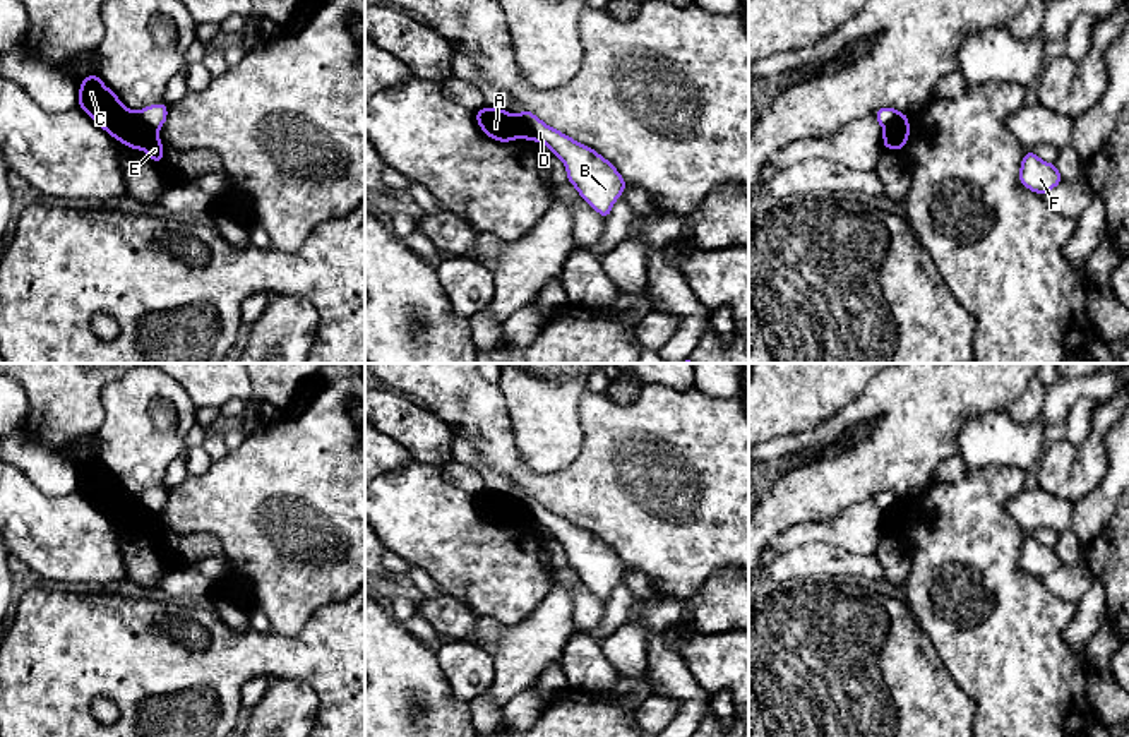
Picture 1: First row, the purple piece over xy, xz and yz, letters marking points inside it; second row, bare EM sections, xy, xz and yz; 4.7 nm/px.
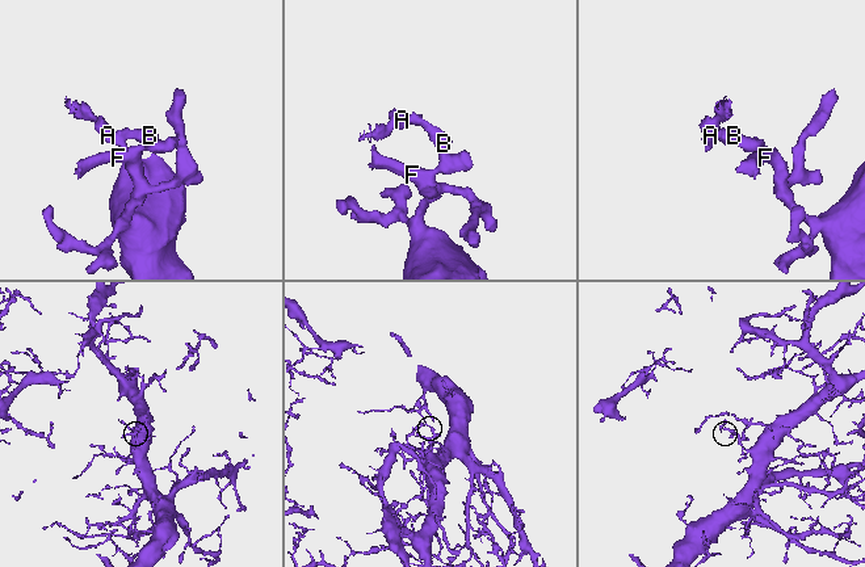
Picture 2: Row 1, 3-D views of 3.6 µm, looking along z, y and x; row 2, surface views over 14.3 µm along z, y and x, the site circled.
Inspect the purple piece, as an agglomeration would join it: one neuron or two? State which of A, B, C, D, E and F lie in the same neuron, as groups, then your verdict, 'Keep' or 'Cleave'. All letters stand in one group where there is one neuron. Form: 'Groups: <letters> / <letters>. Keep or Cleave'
Groups: A C E / B D F. Cleave

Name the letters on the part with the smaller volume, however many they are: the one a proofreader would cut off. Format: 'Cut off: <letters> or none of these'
Cut off: A, C, E

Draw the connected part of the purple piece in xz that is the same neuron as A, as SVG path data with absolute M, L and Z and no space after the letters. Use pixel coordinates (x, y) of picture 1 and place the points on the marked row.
M485 106L478 110L476 122L488 137L499 142L509 142L517 137L524 137L526 132L519 117L499 108Z

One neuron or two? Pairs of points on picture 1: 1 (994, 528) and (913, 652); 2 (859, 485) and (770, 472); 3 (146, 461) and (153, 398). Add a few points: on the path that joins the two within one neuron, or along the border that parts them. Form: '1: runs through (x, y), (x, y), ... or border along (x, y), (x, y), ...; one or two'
1: border along (905, 602), (948, 669); two
2: runs through (836, 475), (792, 475); one
3: runs through (146, 446), (148, 413); one

